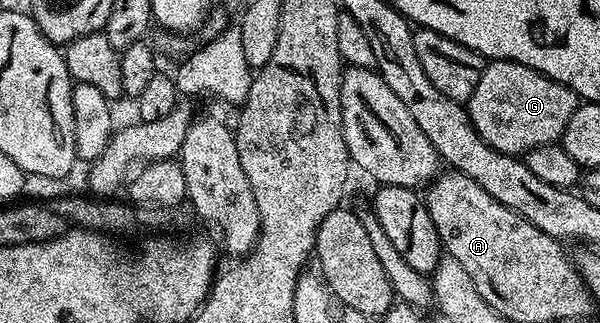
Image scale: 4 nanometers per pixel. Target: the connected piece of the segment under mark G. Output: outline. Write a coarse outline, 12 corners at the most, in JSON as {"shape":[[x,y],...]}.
{"shape":[[485,62],[468,116],[523,156],[555,144],[582,100],[521,63]]}

